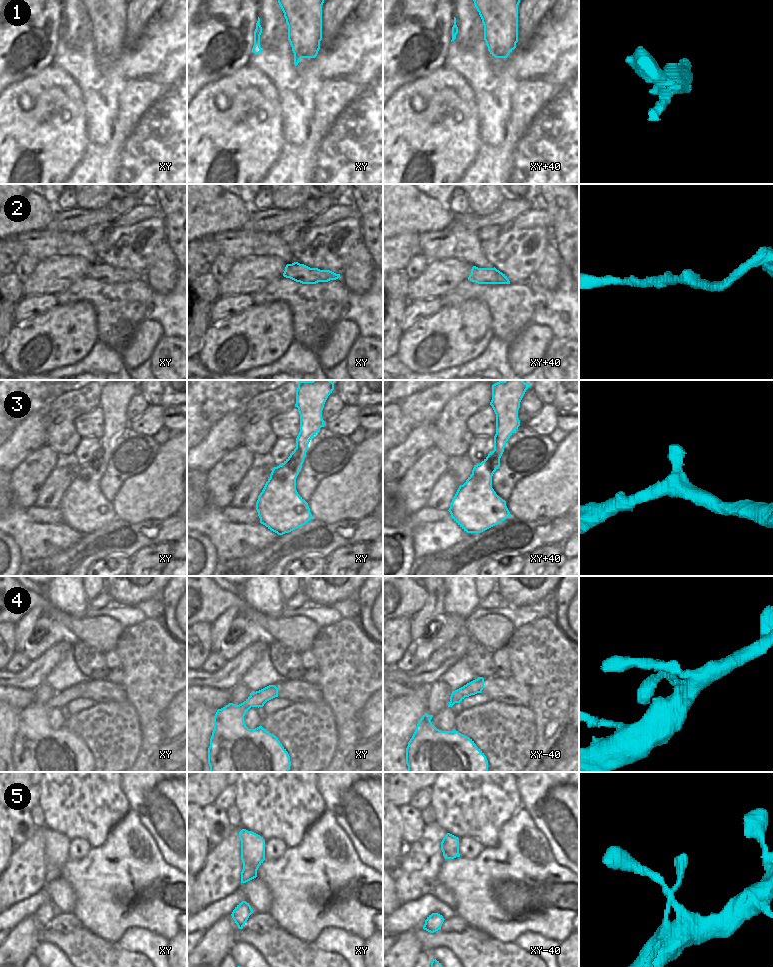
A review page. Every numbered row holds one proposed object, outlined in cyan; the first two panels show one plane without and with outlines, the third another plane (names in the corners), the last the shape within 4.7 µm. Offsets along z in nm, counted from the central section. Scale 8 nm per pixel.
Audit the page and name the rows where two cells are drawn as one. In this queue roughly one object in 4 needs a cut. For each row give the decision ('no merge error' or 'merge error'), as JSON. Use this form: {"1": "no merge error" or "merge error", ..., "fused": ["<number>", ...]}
{"1": "merge error", "2": "no merge error", "3": "no merge error", "4": "no merge error", "5": "no merge error", "fused": ["1"]}

